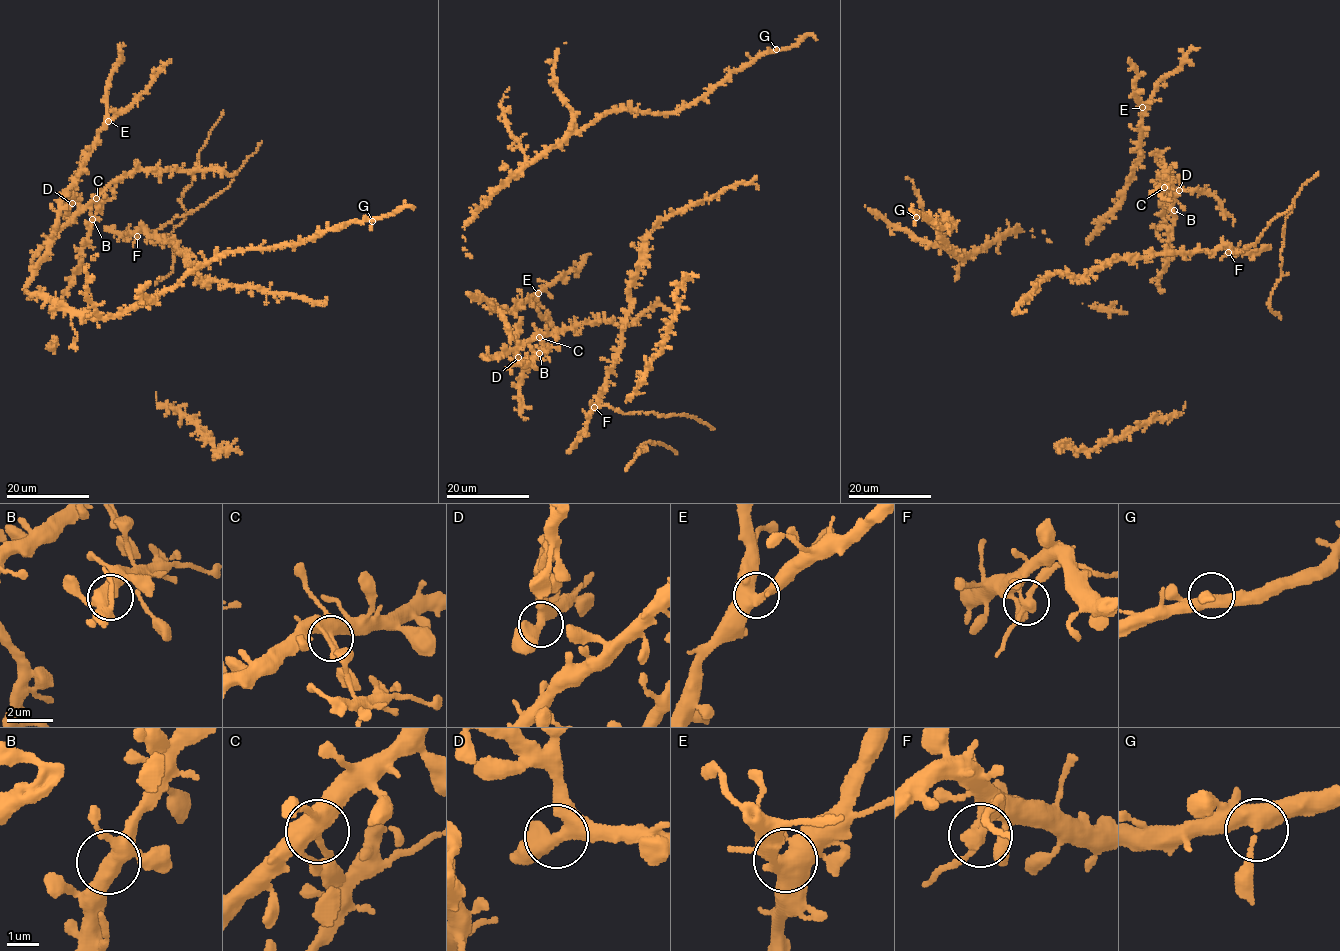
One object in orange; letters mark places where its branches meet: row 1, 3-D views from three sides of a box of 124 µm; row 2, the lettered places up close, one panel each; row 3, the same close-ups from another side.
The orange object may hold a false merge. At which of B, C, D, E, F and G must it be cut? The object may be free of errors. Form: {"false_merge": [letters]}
{"false_merge": []}

